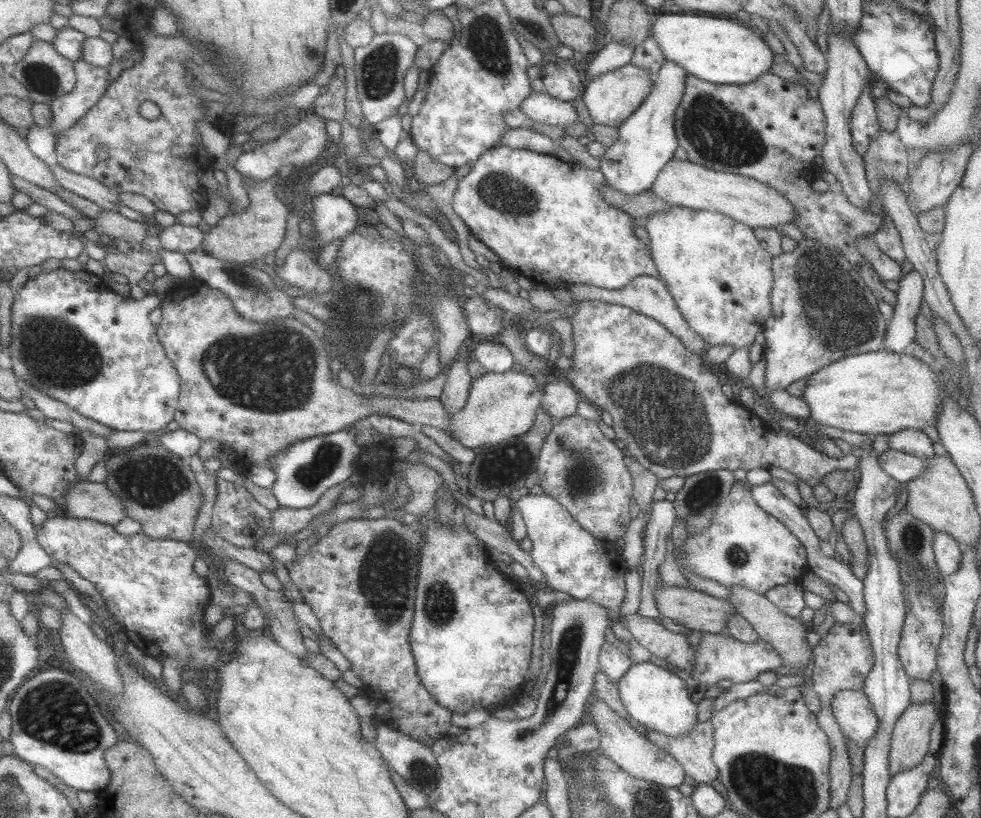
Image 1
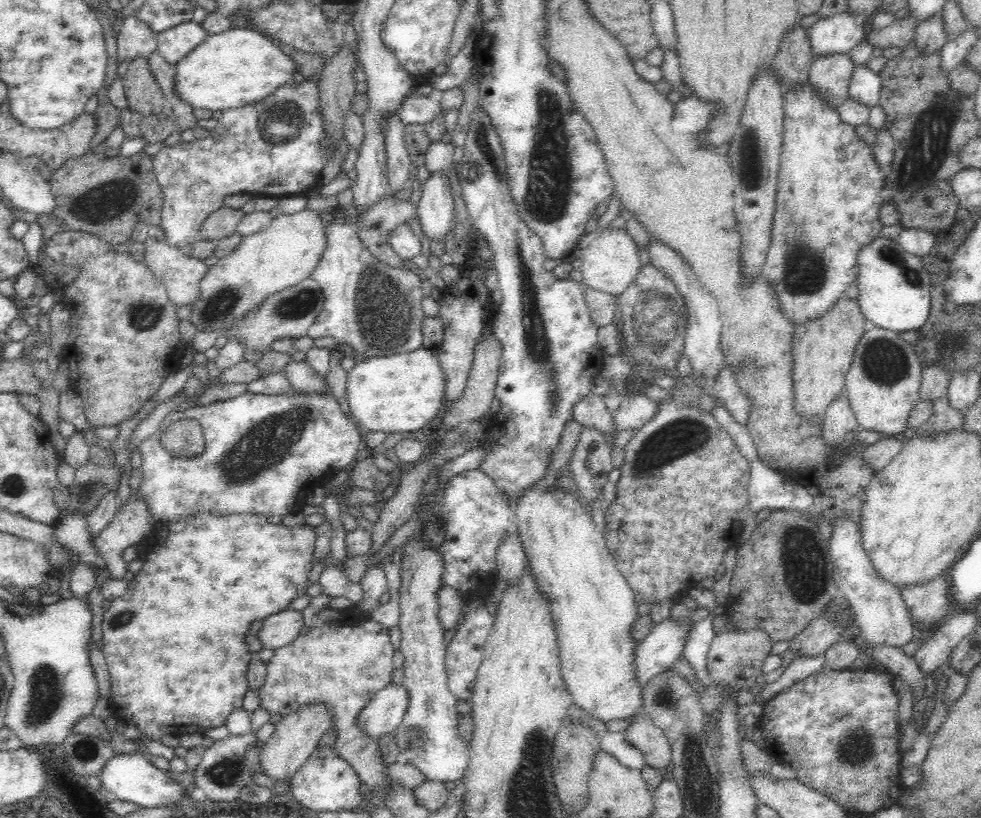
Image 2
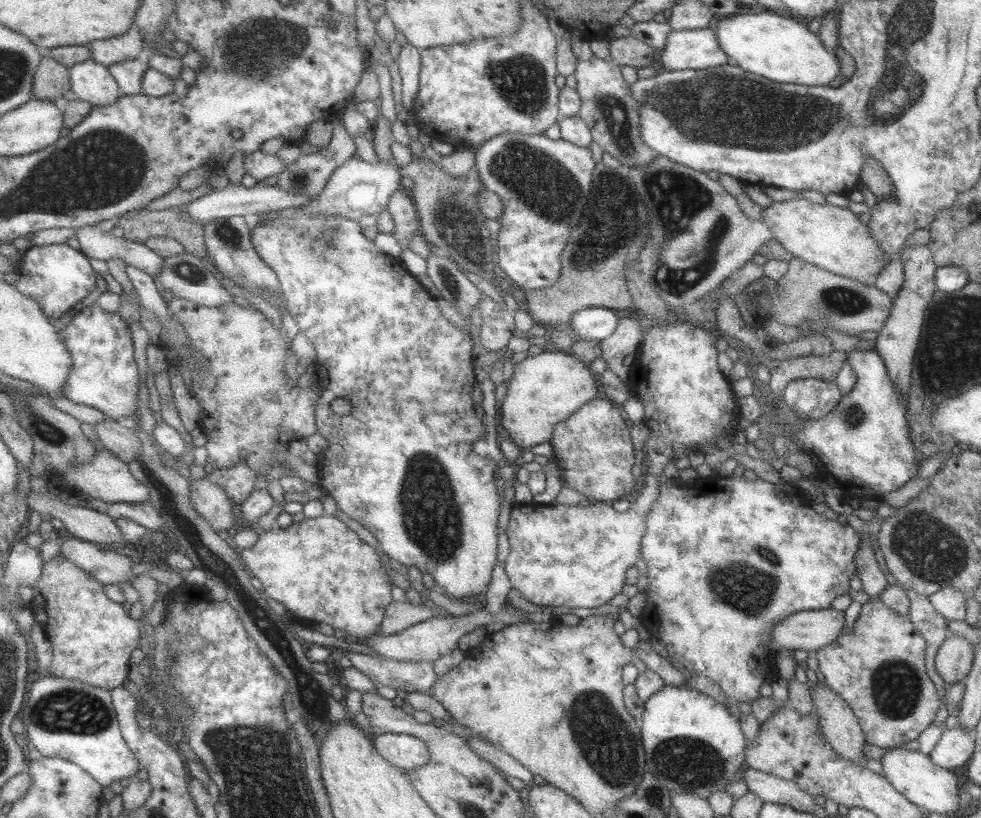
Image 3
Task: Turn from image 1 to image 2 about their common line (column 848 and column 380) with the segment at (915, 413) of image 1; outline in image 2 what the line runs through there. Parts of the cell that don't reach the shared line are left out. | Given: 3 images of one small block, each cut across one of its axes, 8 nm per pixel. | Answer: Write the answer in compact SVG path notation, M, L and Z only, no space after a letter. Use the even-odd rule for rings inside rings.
M423 347L413 352L368 357L348 370L345 392L351 416L365 432L414 432L423 429L434 416L440 414L445 400L444 373L434 350Z

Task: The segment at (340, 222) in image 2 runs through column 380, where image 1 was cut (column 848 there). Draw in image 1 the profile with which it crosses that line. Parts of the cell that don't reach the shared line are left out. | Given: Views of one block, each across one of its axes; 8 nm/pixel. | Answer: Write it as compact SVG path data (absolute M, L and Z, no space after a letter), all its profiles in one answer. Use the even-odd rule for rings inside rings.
M802 238L792 252L771 258L771 272L773 285L769 297L772 311L763 327L765 367L759 398L763 399L774 390L783 390L791 382L805 378L834 361L881 348L887 320L877 310L875 296L844 257L833 255L831 249L817 241Z

